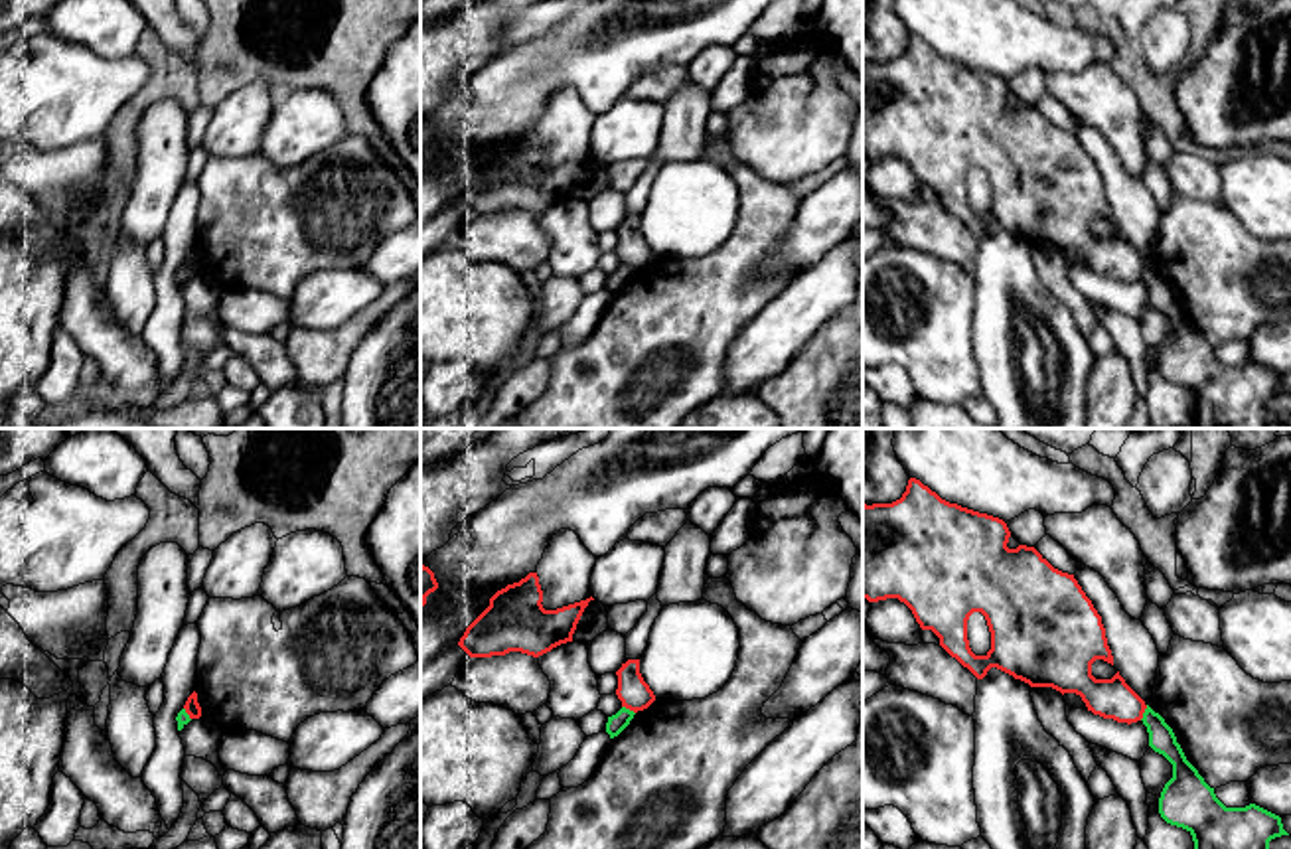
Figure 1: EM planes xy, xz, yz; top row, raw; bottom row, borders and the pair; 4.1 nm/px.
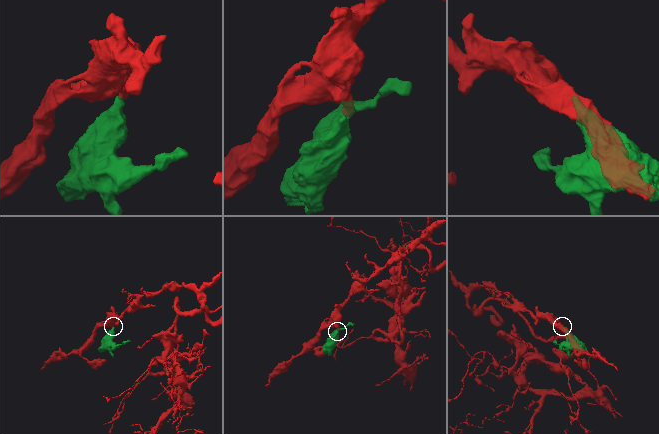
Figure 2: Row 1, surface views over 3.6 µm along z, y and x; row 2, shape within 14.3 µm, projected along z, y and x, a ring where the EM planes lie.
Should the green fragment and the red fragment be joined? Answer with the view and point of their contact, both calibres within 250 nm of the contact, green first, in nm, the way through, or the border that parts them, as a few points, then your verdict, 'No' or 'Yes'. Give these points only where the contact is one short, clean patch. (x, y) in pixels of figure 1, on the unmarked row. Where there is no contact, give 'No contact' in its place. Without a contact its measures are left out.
Touches green at yz (1143, 271). Thickness 110 nm (green) against 160 nm. Boundary: yz (1147, 263), (1139, 277). No

